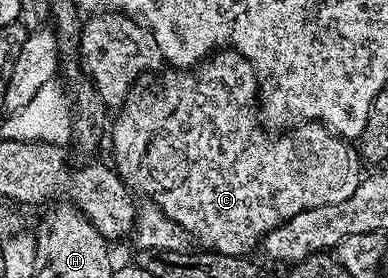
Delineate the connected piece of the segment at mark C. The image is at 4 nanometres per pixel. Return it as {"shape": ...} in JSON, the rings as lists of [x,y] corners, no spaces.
{"shape":[[[217,50],[208,57],[207,60],[200,61],[195,68],[191,70],[164,70],[159,73],[157,84],[152,84],[145,90],[144,96],[129,95],[124,101],[120,112],[116,116],[116,121],[111,121],[110,132],[112,128],[112,156],[114,167],[120,173],[124,183],[128,185],[133,193],[141,192],[144,198],[151,203],[157,204],[183,232],[188,233],[197,245],[213,252],[222,254],[234,254],[243,256],[251,253],[251,248],[261,243],[264,237],[270,235],[282,222],[294,218],[294,214],[302,214],[306,210],[314,210],[314,206],[334,206],[338,202],[346,202],[354,190],[358,190],[362,179],[362,157],[355,147],[342,136],[337,136],[335,132],[326,127],[325,124],[313,124],[305,122],[295,130],[287,134],[280,134],[273,138],[258,123],[258,85],[256,82],[256,71],[250,66],[250,62],[242,54],[234,50]]]}

